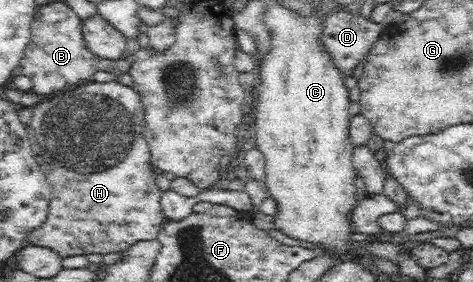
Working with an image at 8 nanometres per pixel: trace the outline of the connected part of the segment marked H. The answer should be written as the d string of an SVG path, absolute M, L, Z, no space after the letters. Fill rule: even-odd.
M117 80L79 84L53 100L37 103L33 108L31 126L33 129L26 128L31 151L43 157L40 168L49 180L53 194L47 222L29 233L27 244L49 246L65 258L123 252L140 240L157 238L167 219L160 205L162 191L156 184L161 172L150 164L150 148L143 136L144 105L133 87Z

